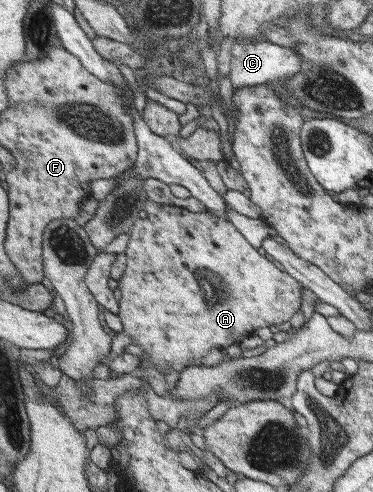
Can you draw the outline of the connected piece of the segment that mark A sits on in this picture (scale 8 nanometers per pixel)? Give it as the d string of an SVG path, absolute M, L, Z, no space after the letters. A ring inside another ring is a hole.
M144 199L143 210L146 213L146 218L134 217L133 229L128 230L127 233L128 243L123 252L126 255L126 268L122 271L122 277L117 281L117 287L120 289L117 316L120 319L123 333L133 339L134 345L142 348L143 354L139 359L146 359L146 362L162 375L174 371L172 365L183 364L184 367L192 365L195 359L205 356L211 347L223 349L230 347L230 344L237 344L242 336L255 331L258 327L290 323L290 319L294 319L294 315L298 315L298 311L302 311L299 303L300 293L303 290L301 283L283 271L282 266L270 258L271 255L267 253L264 246L254 247L254 243L250 243L250 239L246 239L246 235L242 235L242 231L238 231L238 227L234 227L234 223L214 214L208 214L207 211L192 212L180 206L159 204L148 199Z

